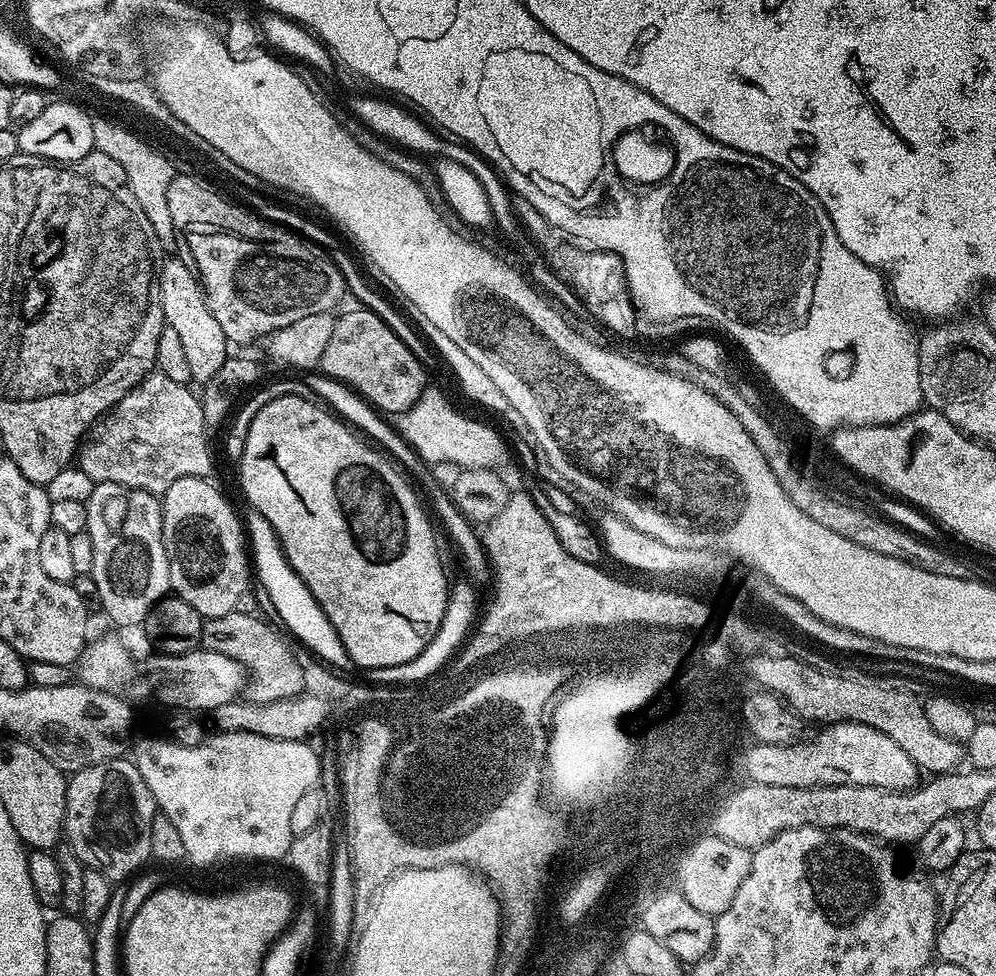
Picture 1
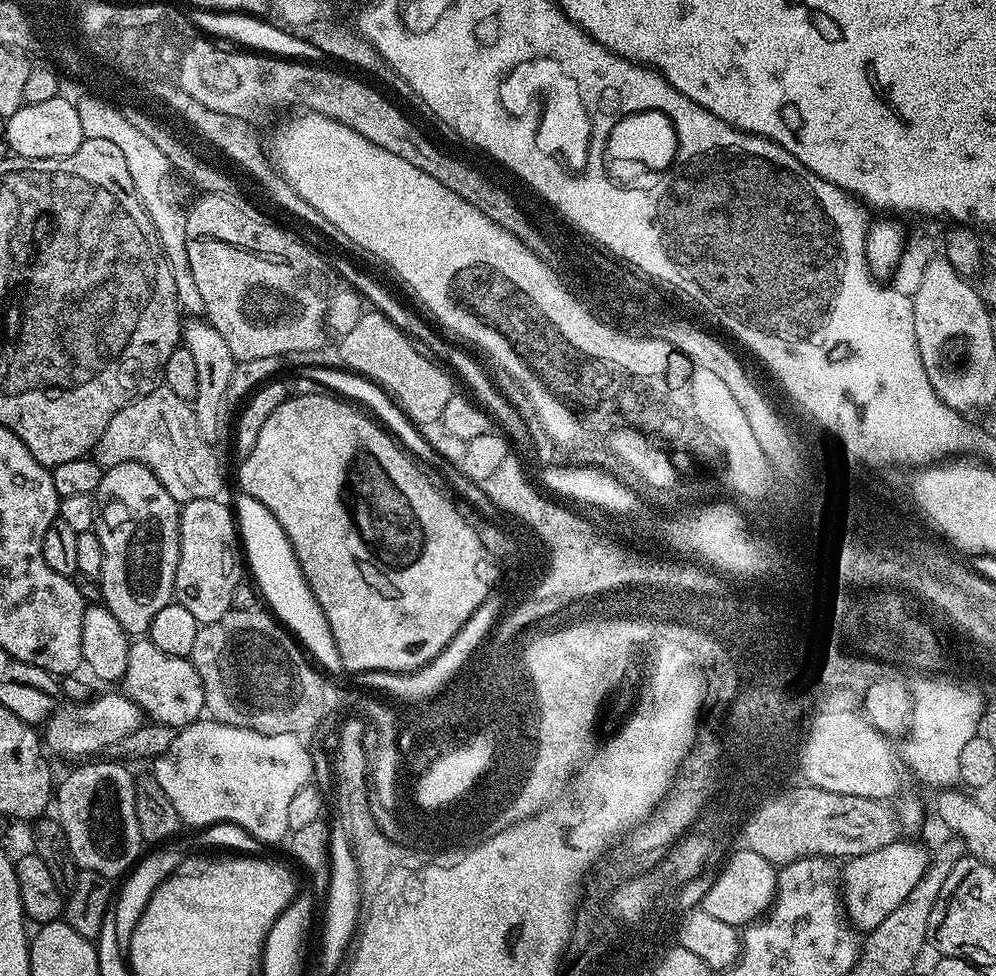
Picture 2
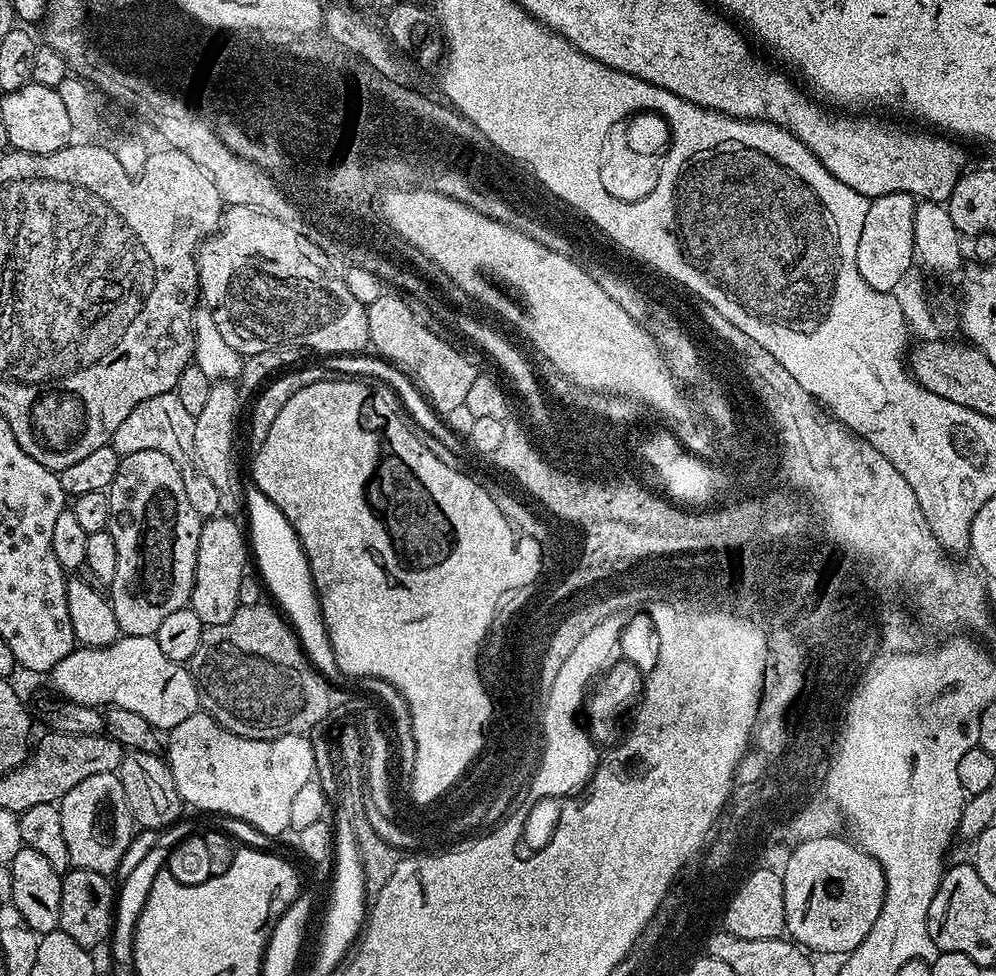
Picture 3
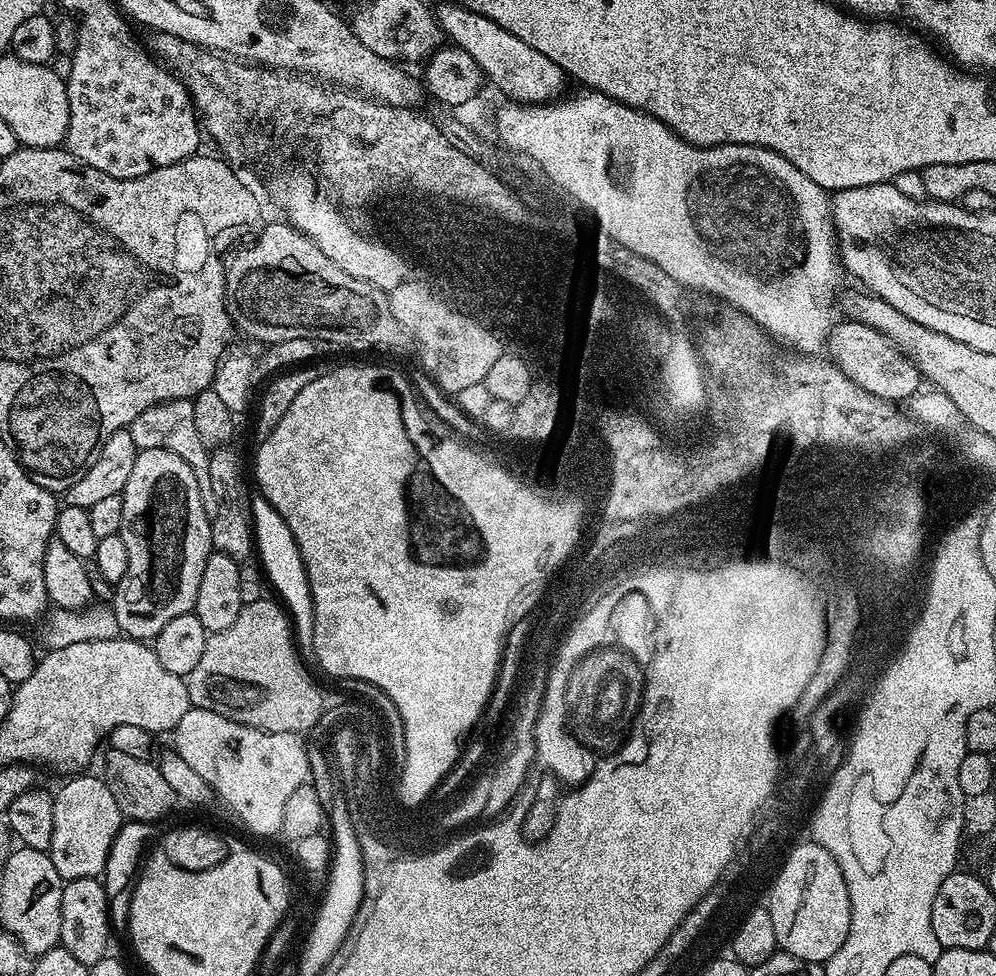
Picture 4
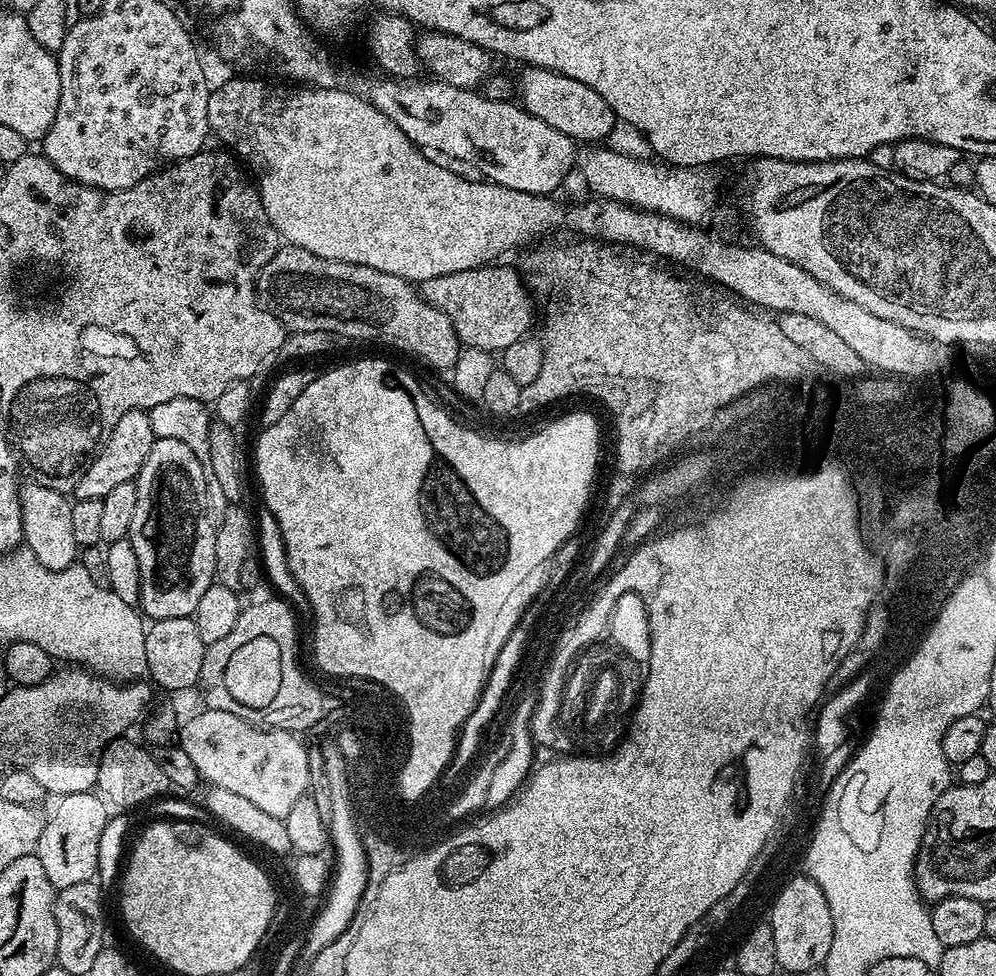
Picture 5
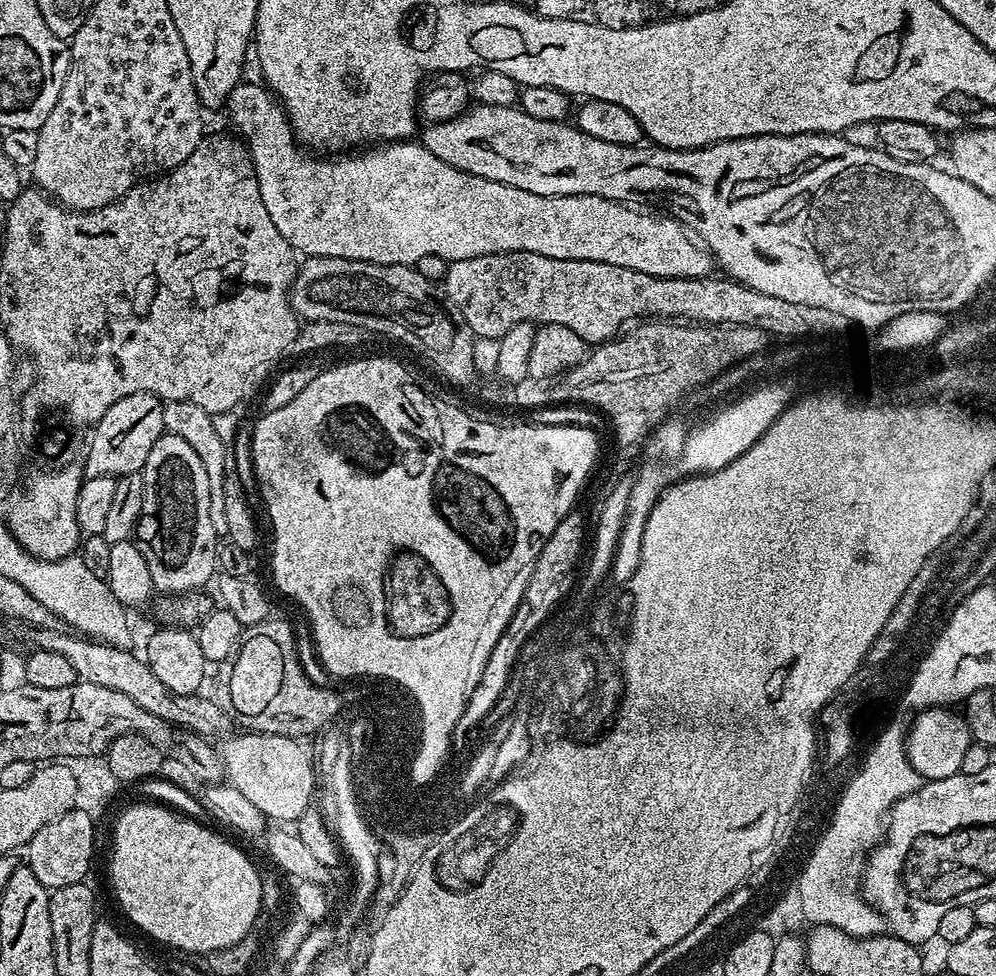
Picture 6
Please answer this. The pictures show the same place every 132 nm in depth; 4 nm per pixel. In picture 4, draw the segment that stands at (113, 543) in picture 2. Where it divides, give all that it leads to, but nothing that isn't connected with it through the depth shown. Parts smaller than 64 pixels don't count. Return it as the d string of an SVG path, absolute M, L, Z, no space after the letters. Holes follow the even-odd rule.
M170 450L137 451L130 478L120 497L122 526L118 534L122 542L126 542L126 574L115 585L116 597L110 601L110 607L116 615L119 631L127 639L152 642L166 622L195 609L198 586L202 586L202 570L206 570L206 558L214 551L212 521L206 510L202 510L202 494L198 490L194 470L190 470L190 466Z

